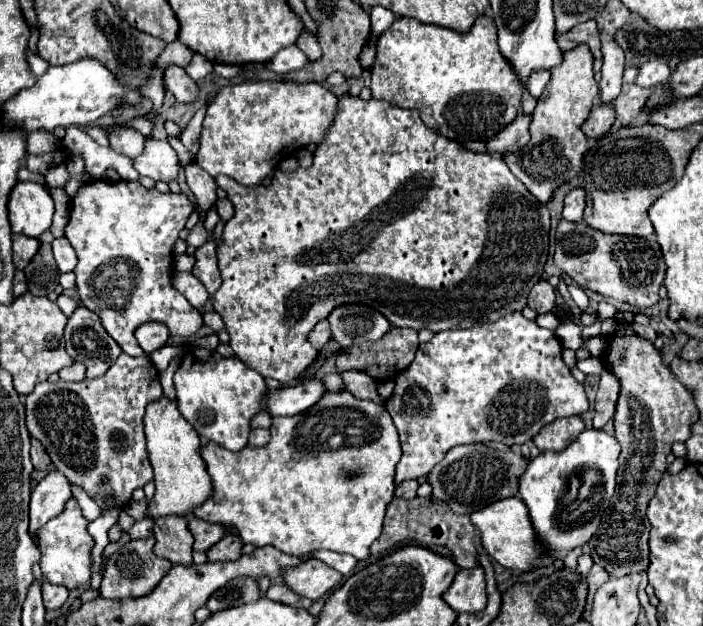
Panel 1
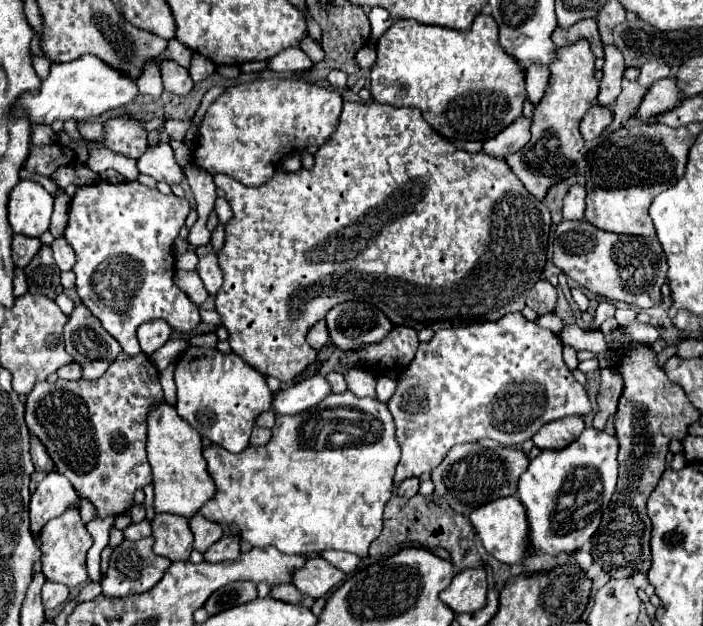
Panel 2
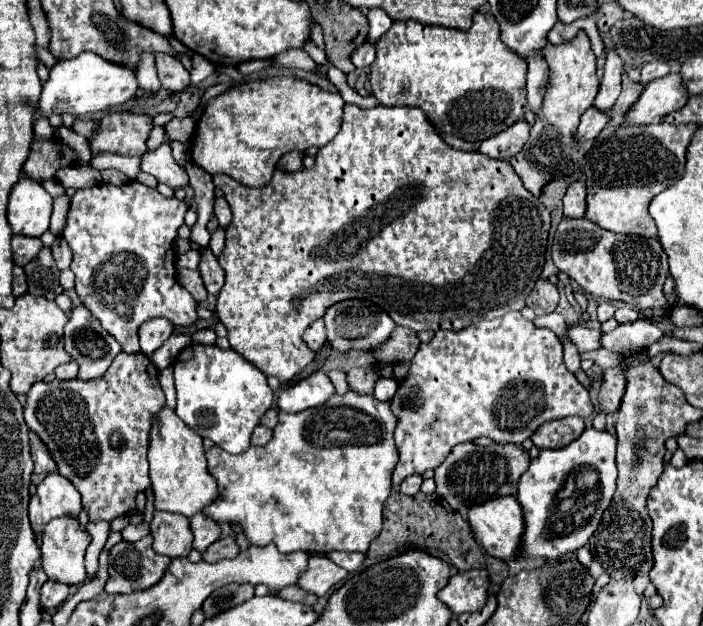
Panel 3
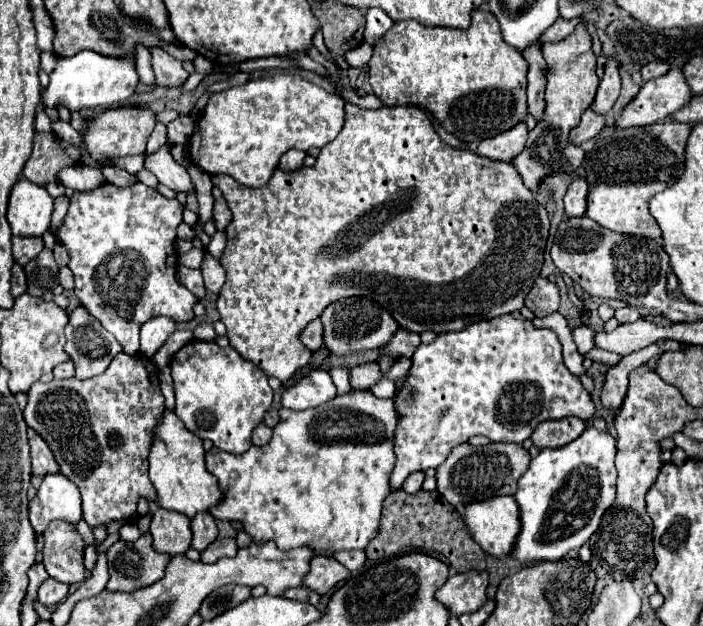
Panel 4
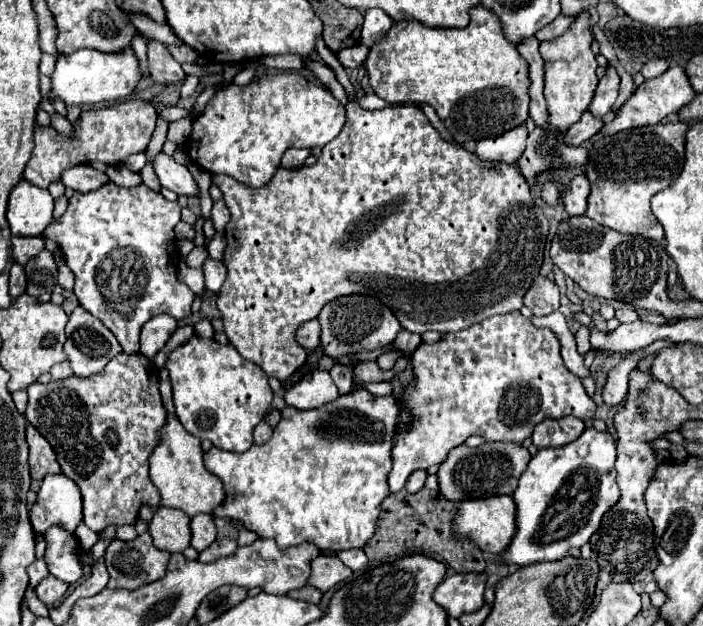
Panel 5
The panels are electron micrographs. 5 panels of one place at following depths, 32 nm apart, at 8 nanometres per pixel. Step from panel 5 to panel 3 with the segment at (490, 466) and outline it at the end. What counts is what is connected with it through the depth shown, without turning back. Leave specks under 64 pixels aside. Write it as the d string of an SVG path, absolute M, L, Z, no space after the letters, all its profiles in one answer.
M464 442L448 454L448 458L434 470L436 494L442 496L452 508L460 514L472 504L482 504L486 500L516 494L518 476L526 472L530 464L530 456L522 446L516 444L492 444L492 446L476 446L472 442Z

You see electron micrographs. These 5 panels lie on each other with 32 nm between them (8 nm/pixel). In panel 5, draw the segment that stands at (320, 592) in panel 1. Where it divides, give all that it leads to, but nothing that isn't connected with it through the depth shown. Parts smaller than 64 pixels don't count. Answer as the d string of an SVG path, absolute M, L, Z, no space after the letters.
M322 554L316 560L312 560L312 576L308 582L320 592L328 592L330 588L348 580L350 576L352 576L352 570L344 562L340 562L338 556Z

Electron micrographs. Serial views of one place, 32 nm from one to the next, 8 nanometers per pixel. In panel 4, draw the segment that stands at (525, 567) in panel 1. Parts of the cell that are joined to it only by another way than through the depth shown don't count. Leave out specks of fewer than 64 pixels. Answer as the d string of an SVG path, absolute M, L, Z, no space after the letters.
M496 496L482 502L470 502L464 504L464 528L474 538L480 548L492 556L506 556L508 548L512 548L512 540L516 540L516 532L520 532L520 520L518 520L518 508L516 500L512 496Z

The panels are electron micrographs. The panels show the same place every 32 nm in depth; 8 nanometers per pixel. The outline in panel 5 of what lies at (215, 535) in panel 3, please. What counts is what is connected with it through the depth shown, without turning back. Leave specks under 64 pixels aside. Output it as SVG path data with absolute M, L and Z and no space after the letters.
M210 514L194 516L190 522L190 528L192 528L190 546L194 546L198 552L208 548L216 540L216 526L214 526L214 518Z

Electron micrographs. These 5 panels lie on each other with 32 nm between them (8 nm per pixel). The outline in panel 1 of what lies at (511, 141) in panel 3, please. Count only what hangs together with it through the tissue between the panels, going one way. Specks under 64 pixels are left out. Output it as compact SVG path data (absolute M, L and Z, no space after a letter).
M520 112L520 116L516 116L516 120L512 124L508 124L508 128L504 128L492 140L486 142L486 152L502 156L504 152L516 152L516 150L524 148L530 140L530 132L528 132L530 120L532 120L532 116L526 116Z

